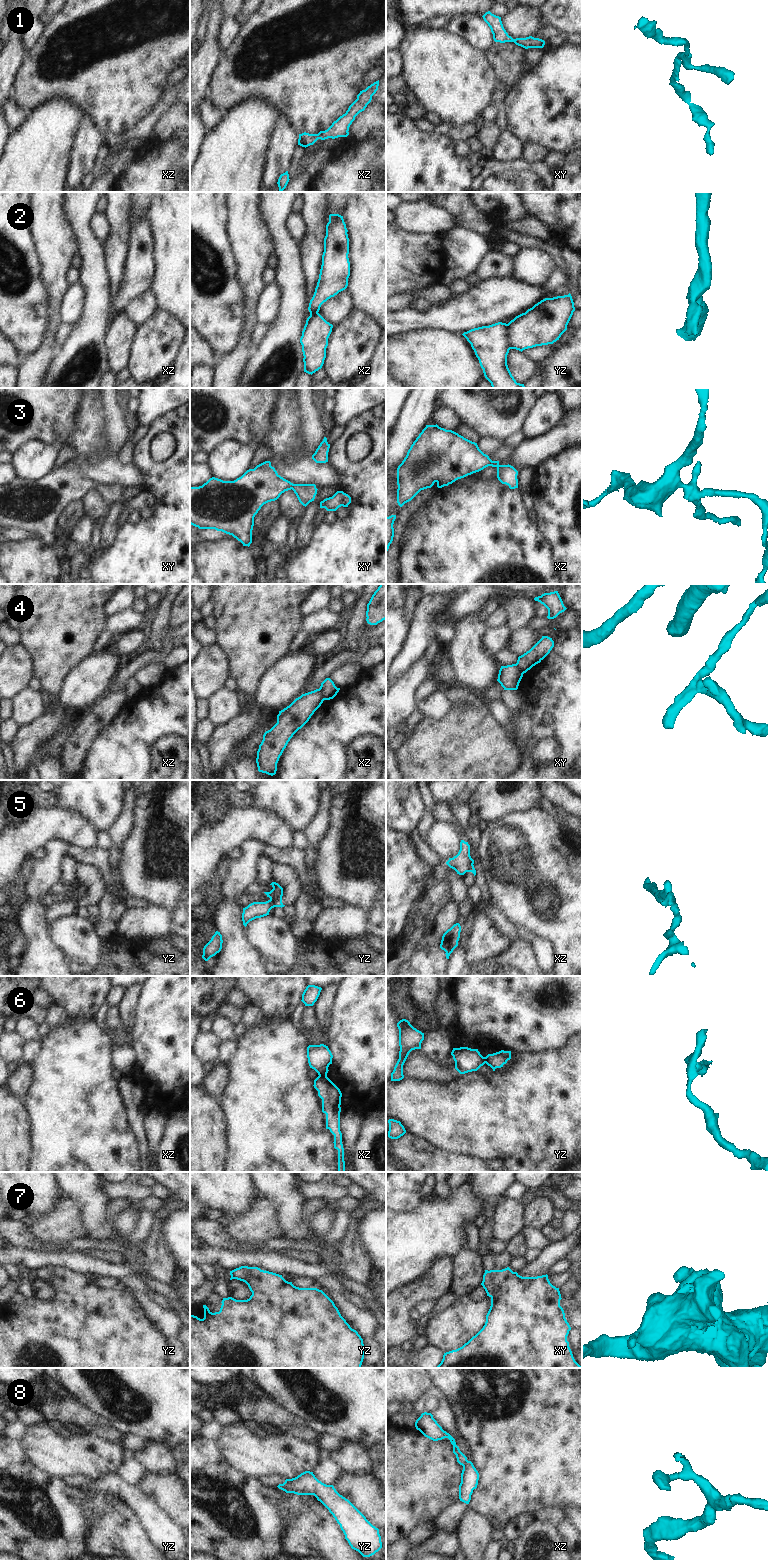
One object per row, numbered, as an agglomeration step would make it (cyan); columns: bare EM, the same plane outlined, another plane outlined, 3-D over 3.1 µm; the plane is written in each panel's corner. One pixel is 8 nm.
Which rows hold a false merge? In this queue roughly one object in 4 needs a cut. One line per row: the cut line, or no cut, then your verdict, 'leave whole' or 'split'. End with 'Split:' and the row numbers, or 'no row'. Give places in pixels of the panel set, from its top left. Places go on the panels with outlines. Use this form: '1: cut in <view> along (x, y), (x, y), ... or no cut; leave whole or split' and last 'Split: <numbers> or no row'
1: no cut; leave whole
2: cut in yz along (506, 324), (508, 346), (510, 348); split
3: no cut; leave whole
4: cut in xz along (319, 688), (320, 695), (324, 699); split
5: cut in yz along (282, 893), (275, 899), (270, 900); split
6: cut in xz along (319, 1074), (326, 1075); split
7: no cut; leave whole
8: no cut; leave whole
Split: 2, 4, 5, 6

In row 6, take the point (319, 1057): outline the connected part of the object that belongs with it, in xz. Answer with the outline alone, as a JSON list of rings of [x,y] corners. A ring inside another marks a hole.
[[[324,1044],[309,1045],[307,1047],[307,1058],[310,1068],[318,1075],[327,1075],[328,1067],[332,1064],[333,1055],[328,1046]]]

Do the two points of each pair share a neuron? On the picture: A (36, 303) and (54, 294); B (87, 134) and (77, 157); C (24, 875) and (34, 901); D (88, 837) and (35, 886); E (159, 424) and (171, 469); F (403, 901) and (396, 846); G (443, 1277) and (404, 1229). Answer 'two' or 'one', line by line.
A: two
B: one
C: two
D: two
E: one
F: one
G: two

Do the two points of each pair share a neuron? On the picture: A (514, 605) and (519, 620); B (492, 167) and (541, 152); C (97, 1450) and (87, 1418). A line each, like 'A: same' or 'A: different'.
A: same
B: different
C: different

